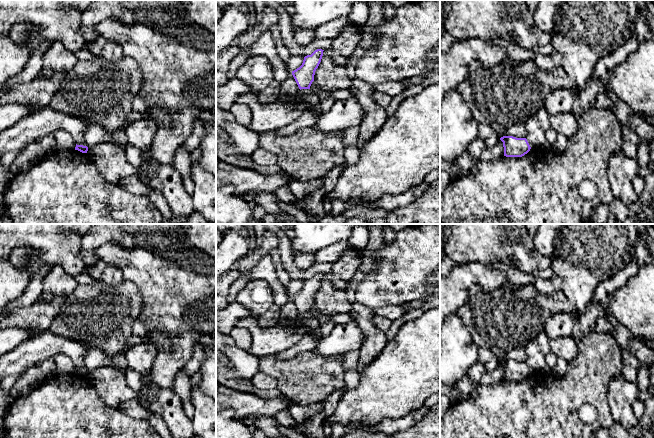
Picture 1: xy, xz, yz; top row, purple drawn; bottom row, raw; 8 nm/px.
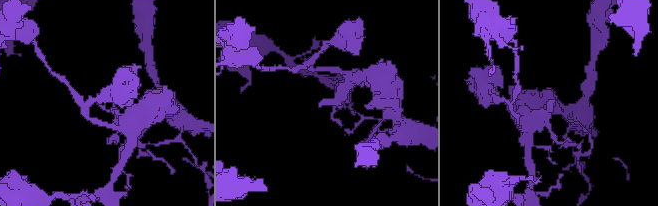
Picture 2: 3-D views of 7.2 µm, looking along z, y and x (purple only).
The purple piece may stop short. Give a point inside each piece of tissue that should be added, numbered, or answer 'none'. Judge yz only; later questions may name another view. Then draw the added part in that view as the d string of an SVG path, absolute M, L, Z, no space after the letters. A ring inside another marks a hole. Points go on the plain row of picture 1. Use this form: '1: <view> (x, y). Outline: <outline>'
none

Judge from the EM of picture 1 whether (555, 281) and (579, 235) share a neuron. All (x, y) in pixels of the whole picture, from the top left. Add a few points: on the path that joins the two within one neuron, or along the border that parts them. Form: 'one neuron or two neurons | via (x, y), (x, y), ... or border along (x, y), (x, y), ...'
two neurons | border along (554, 274), (560, 279), (560, 289)

